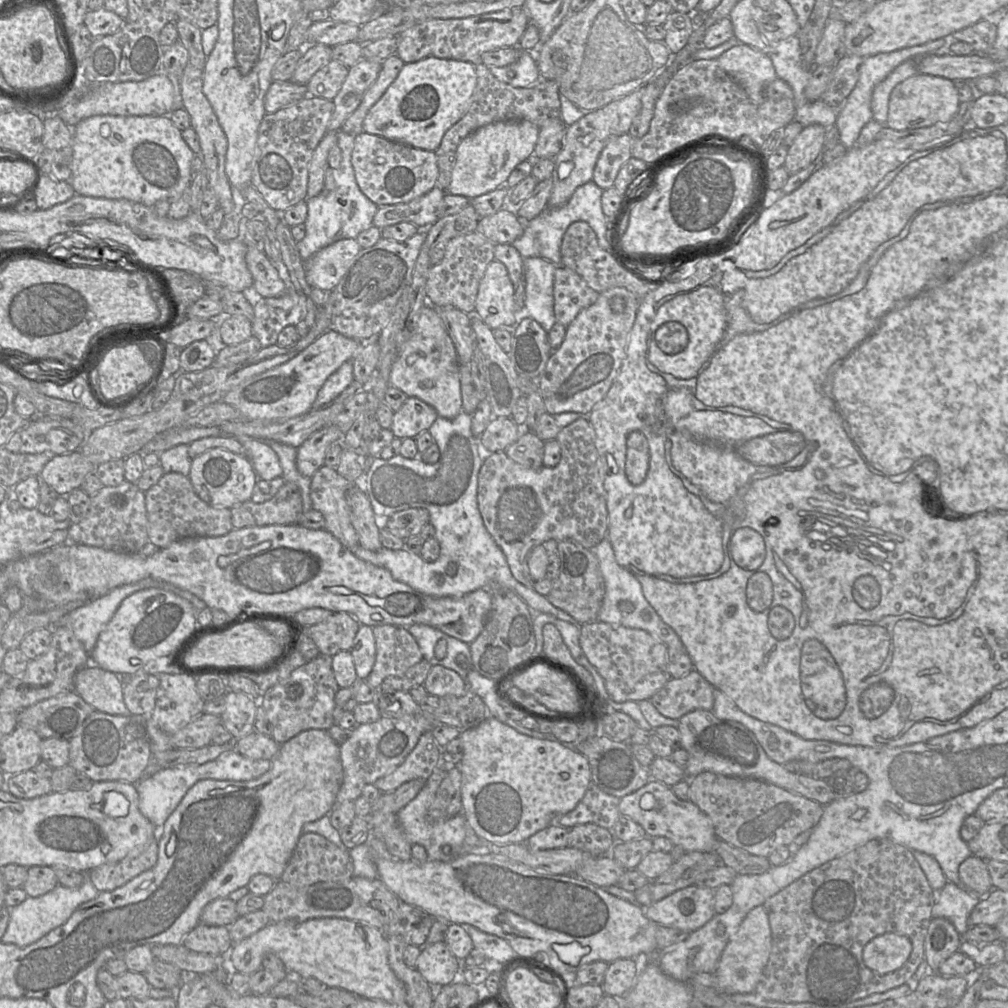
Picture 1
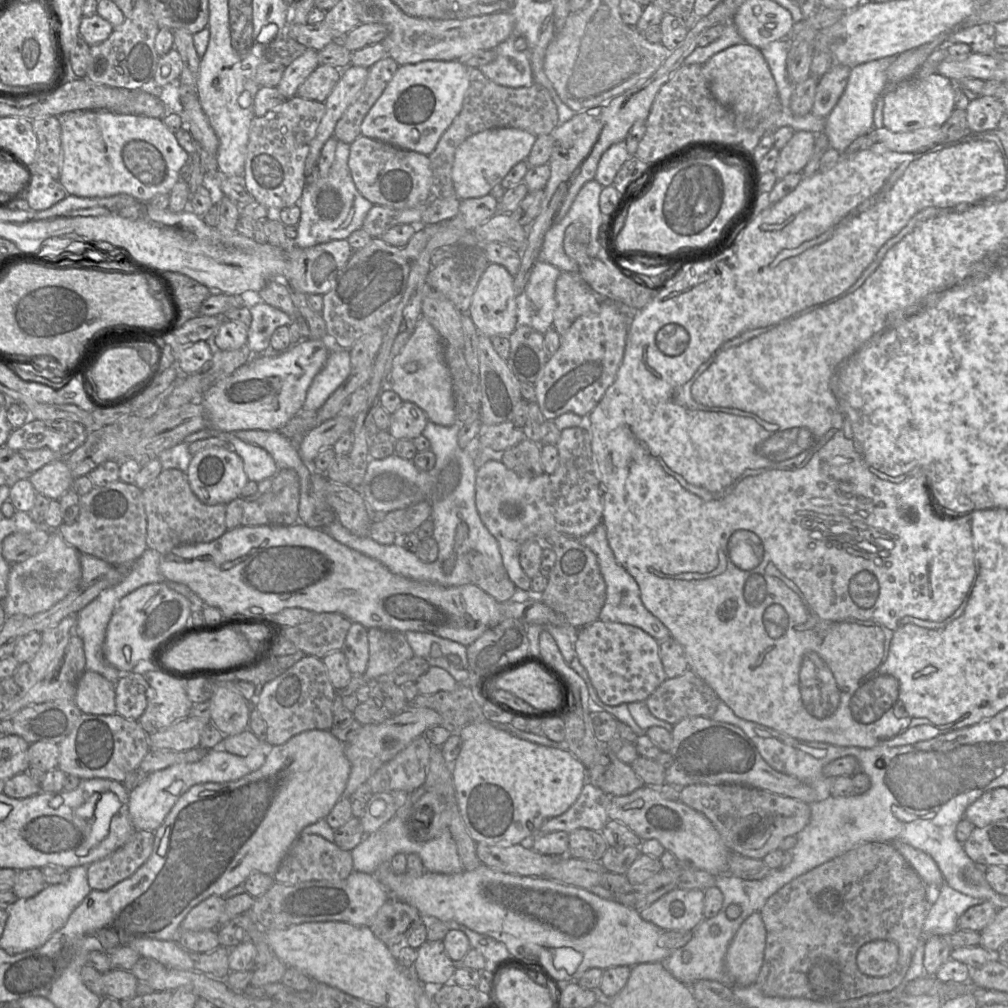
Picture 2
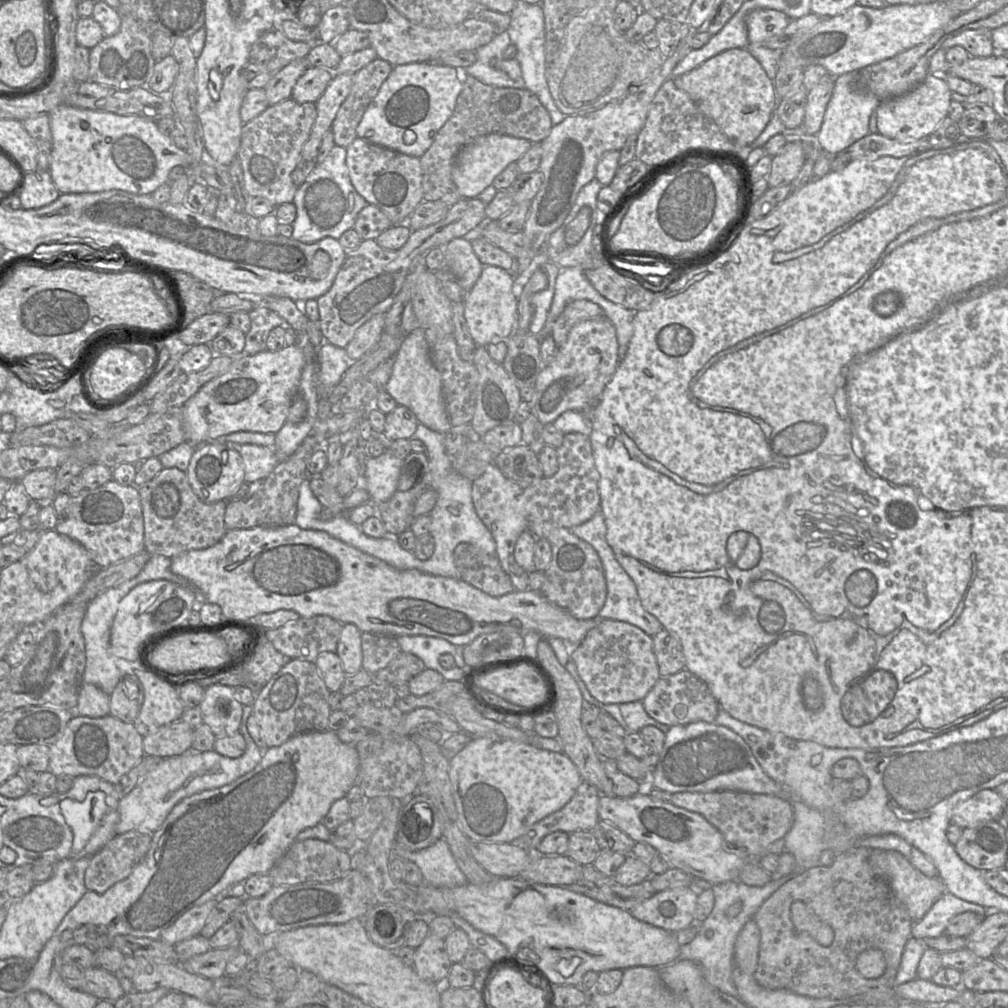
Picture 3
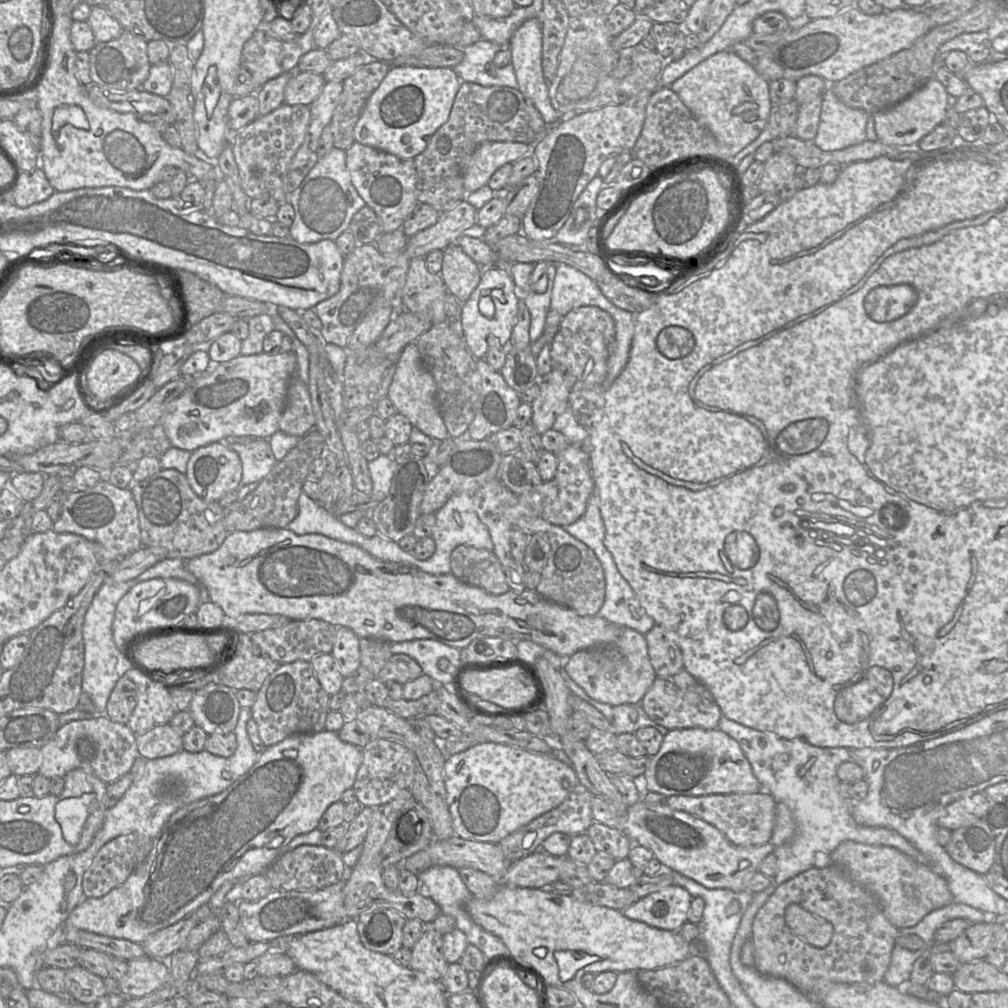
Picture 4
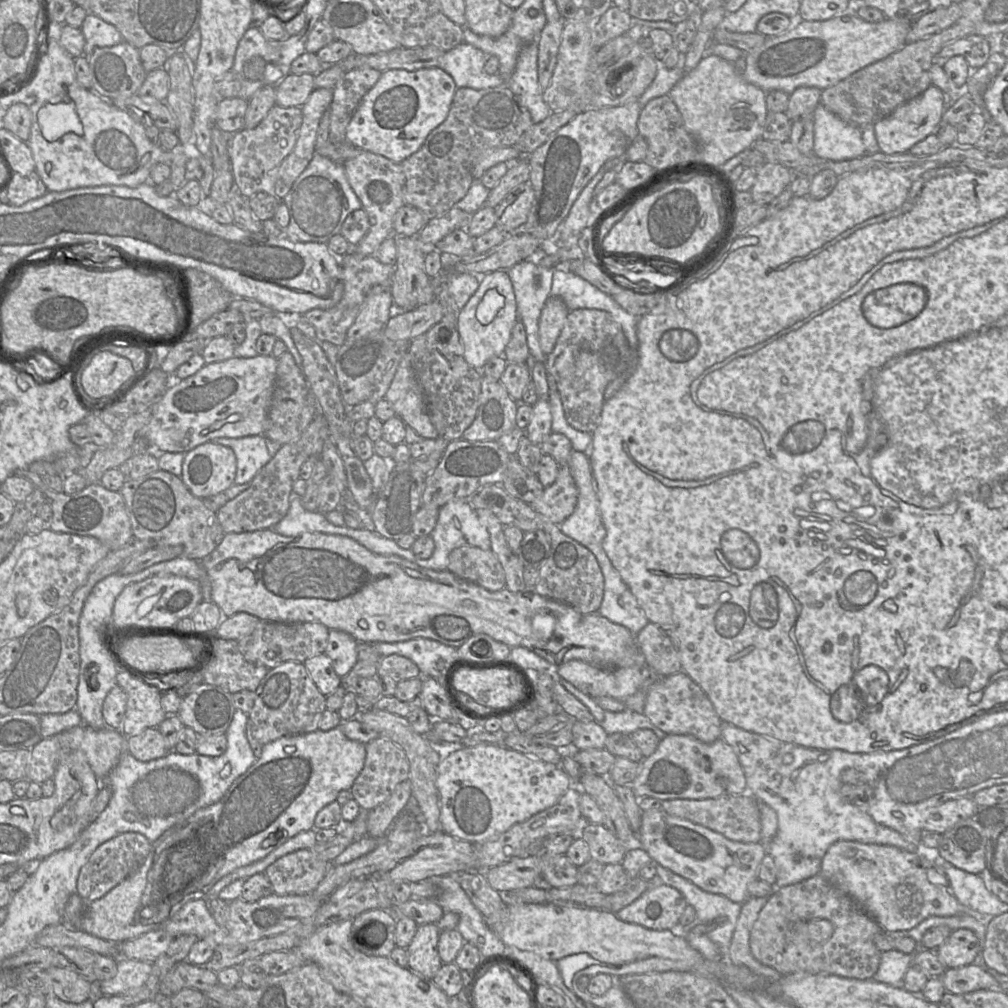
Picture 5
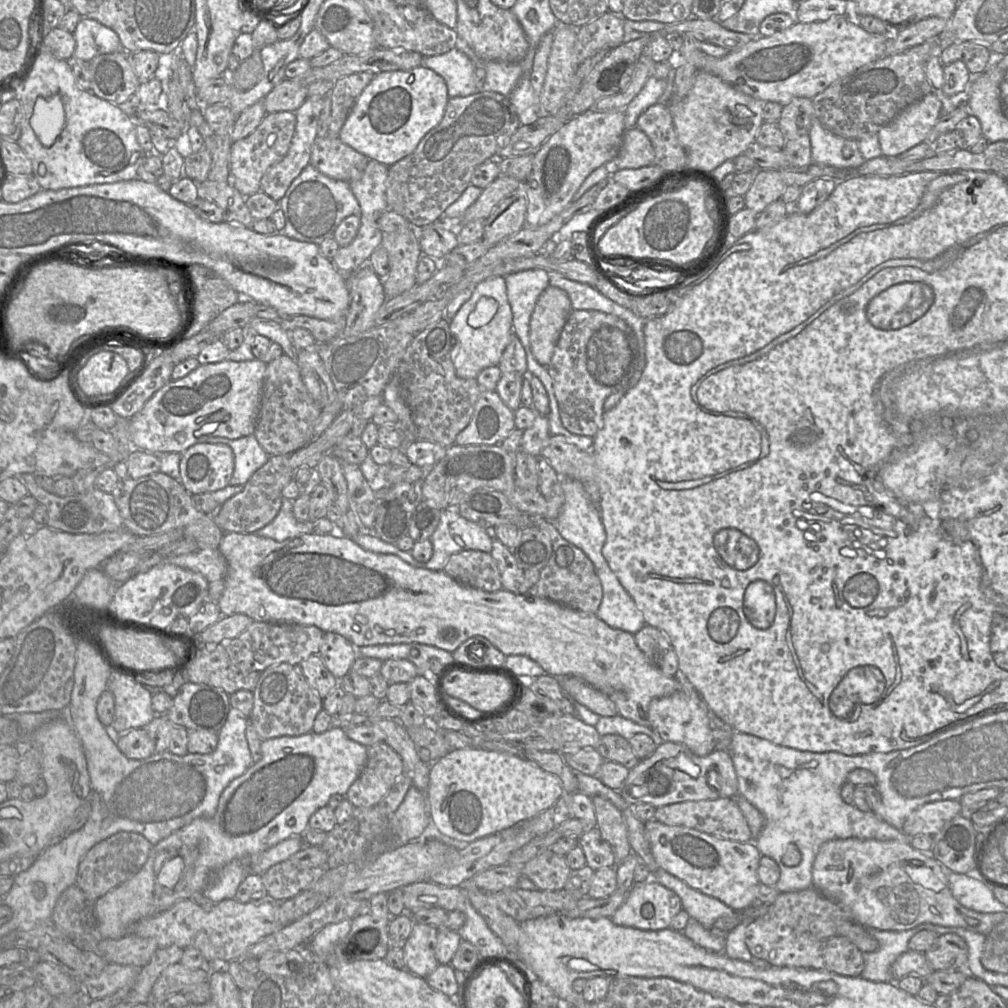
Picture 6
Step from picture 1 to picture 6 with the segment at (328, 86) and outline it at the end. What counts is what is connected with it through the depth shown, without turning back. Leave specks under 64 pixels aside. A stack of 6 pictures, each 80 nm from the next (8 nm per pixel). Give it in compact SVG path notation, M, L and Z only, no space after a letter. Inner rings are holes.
M284 78L262 100L266 113L295 113L308 98L307 89L298 79Z

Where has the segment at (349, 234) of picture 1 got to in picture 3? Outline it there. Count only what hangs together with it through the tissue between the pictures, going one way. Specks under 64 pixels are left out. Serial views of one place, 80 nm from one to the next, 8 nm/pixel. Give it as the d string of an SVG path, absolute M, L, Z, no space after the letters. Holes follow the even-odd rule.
M335 145L329 152L326 159L316 164L305 182L301 184L294 196L292 203L296 207L297 216L293 222L292 238L303 243L314 243L324 237L339 239L347 230L354 227L358 213L369 203L356 191L349 177L349 170L346 165L346 148Z

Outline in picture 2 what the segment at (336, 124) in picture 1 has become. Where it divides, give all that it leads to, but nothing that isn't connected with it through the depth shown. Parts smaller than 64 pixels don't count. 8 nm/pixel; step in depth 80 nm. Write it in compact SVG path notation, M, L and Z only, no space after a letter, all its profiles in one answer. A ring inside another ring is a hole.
M350 65L342 70L341 77L324 101L325 114L310 143L305 160L306 177L315 168L324 143L333 136L335 126L345 110L355 101L365 85L368 68Z

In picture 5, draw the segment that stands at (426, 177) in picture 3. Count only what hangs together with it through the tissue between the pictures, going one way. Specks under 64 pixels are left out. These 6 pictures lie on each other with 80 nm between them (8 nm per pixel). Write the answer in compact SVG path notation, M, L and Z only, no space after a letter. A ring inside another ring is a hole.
M508 85L487 89L457 88L447 118L430 132L417 152L400 163L405 174L405 205L419 209L429 220L444 214L469 190L474 181L472 167L475 160L489 148L513 146L533 124L528 109L518 102Z

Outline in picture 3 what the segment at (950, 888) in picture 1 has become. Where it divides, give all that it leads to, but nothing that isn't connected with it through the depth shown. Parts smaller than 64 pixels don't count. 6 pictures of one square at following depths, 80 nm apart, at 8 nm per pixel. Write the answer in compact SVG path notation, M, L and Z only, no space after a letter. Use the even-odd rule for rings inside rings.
M945 892L929 909L922 919L914 922L911 935L917 939L937 938L945 934L949 921L963 912L975 912L987 915L987 909L981 905L962 900Z

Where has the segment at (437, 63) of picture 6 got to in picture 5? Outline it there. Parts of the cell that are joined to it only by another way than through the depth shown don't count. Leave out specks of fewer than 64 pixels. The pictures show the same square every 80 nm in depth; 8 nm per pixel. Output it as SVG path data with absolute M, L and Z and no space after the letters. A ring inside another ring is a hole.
M462 42L440 58L438 68L453 78L457 88L487 89L507 85L506 80L498 73L485 72L484 65L491 56L471 44Z

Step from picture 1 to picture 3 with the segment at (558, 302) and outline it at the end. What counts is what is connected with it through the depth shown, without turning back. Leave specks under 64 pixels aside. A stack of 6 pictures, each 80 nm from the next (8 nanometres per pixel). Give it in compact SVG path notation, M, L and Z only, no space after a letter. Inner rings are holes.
M575 300L568 303L553 324L551 336L557 347L562 347L570 330L579 322L597 317L605 317L604 310L589 300Z

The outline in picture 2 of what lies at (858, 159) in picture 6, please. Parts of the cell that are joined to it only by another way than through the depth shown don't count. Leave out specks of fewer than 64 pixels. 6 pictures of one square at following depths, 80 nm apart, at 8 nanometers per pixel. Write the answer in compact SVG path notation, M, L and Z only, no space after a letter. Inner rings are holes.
M896 56L872 60L851 69L842 96L825 119L823 133L827 136L831 148L843 153L856 138L867 135L873 129L875 102L887 88L886 70L896 59Z

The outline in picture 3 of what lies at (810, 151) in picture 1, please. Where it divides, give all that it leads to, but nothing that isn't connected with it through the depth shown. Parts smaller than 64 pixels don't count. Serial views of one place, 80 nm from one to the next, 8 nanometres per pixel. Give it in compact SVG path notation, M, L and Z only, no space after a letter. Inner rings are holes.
M788 139L784 148L772 158L769 174L765 177L769 187L790 185L806 162L806 153L798 139Z

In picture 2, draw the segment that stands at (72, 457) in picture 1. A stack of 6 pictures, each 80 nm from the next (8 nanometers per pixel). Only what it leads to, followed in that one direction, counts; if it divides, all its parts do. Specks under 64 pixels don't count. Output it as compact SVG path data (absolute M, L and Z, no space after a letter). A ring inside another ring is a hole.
M59 458L34 472L29 480L38 494L57 500L72 488L74 478L65 459Z

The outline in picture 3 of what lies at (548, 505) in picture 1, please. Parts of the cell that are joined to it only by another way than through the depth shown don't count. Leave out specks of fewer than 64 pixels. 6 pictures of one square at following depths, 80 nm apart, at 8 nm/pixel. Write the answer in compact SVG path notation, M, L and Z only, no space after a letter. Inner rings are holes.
M579 432L564 434L563 442L556 451L557 472L526 488L506 478L494 463L472 483L476 513L491 532L497 558L517 591L529 589L529 573L515 561L514 548L519 535L528 530L531 521L547 521L571 528L588 521L600 511L600 474L595 465L590 437Z

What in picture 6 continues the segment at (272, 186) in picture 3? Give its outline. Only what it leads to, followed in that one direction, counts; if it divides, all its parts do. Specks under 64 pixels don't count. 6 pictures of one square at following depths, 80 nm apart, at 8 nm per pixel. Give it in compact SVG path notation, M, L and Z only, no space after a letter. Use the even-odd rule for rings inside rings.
M294 112L266 114L258 127L246 138L231 145L229 169L232 186L244 197L260 192L263 175L288 153L296 128Z

